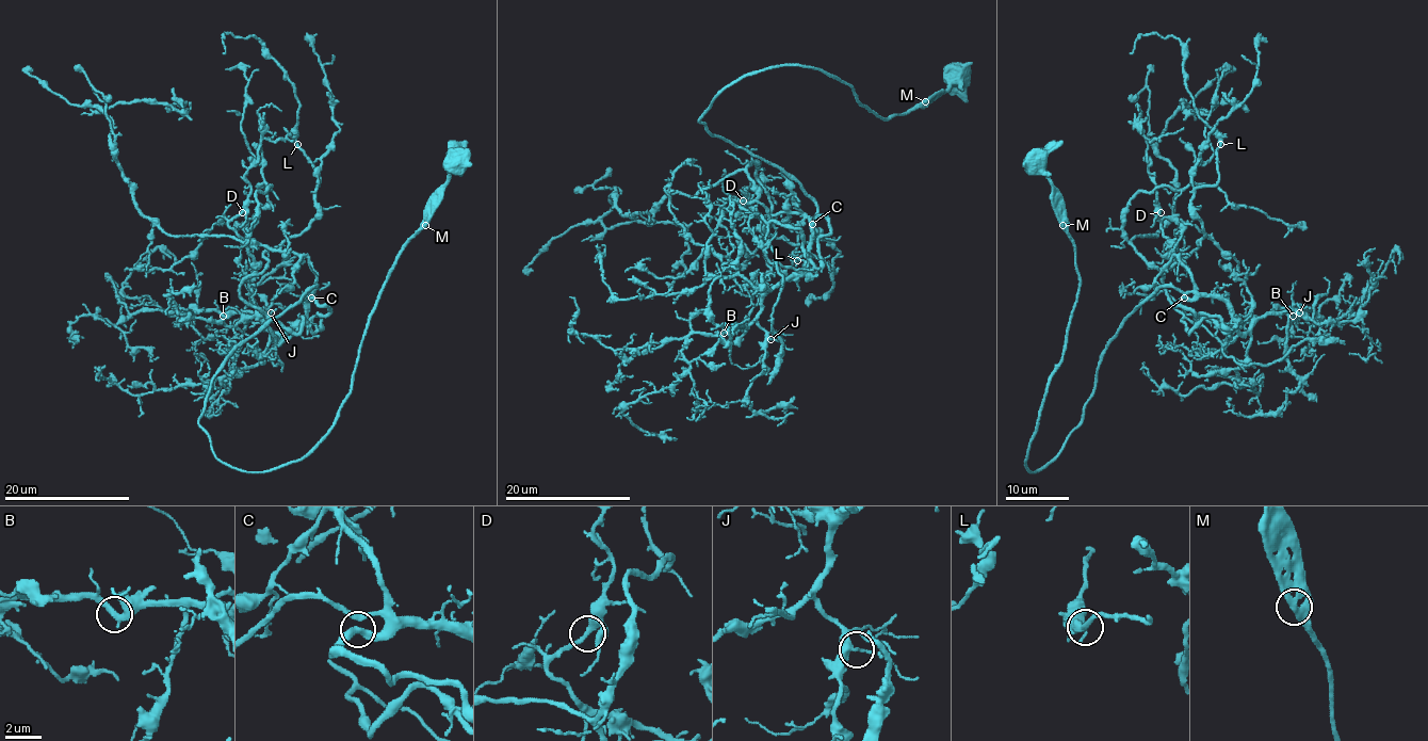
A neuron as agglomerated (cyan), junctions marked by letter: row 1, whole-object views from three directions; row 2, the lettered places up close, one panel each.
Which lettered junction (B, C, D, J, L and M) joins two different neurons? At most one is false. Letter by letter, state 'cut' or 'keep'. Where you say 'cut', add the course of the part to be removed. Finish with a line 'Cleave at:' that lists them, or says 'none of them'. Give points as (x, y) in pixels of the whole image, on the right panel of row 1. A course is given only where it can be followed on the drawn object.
B: keep
C: keep
D: keep
J: keep
L: keep
M: keep
Cleave at: none of them

